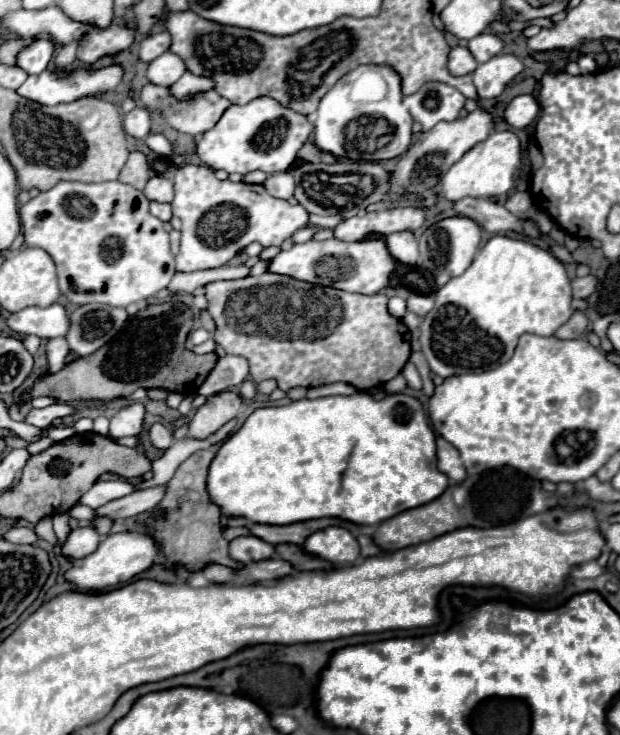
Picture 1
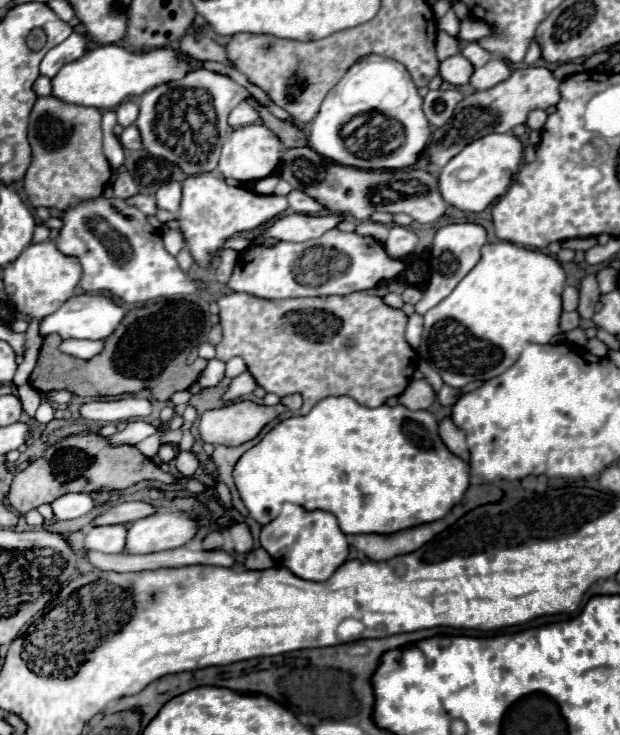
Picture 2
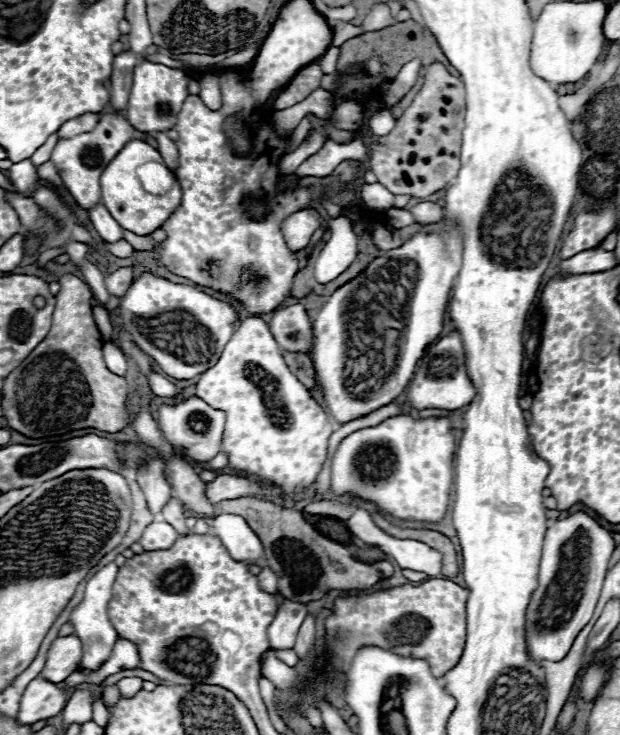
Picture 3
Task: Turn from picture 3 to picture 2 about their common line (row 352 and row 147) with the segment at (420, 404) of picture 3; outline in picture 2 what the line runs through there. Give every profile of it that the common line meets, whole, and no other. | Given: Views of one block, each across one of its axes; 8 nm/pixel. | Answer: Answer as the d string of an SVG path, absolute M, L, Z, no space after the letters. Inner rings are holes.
M530 66L530 68L524 68L524 70L514 70L508 80L496 84L494 88L470 94L468 98L464 98L454 108L452 120L448 120L448 124L444 124L442 128L436 128L432 132L428 146L424 150L428 162L432 166L442 168L468 142L478 140L480 136L486 136L486 134L492 134L492 132L510 132L514 126L524 124L526 118L528 118L528 112L532 112L536 108L546 110L560 100L558 86L560 86L560 82L552 76L552 72L548 68L542 68L542 66L532 68Z

